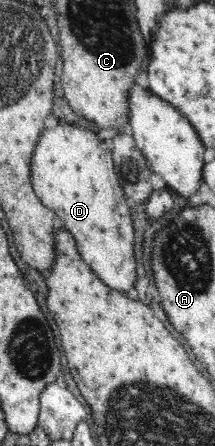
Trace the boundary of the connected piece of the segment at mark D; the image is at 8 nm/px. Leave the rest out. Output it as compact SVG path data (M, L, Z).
M60 122L56 127L45 128L43 133L39 136L37 140L37 145L35 146L33 157L31 160L31 183L33 183L34 192L37 197L43 202L45 207L48 207L51 211L54 211L59 223L67 230L72 237L74 237L76 243L76 250L80 253L84 262L96 273L100 280L113 287L113 289L119 289L119 291L127 291L129 287L133 287L135 283L135 277L137 277L137 271L135 271L135 251L133 251L133 219L131 219L131 211L129 211L129 205L125 202L127 198L120 186L119 180L117 179L117 174L115 171L115 164L112 158L112 150L107 147L105 140L99 139L96 133L88 128L79 126L78 124L68 124L67 122Z

